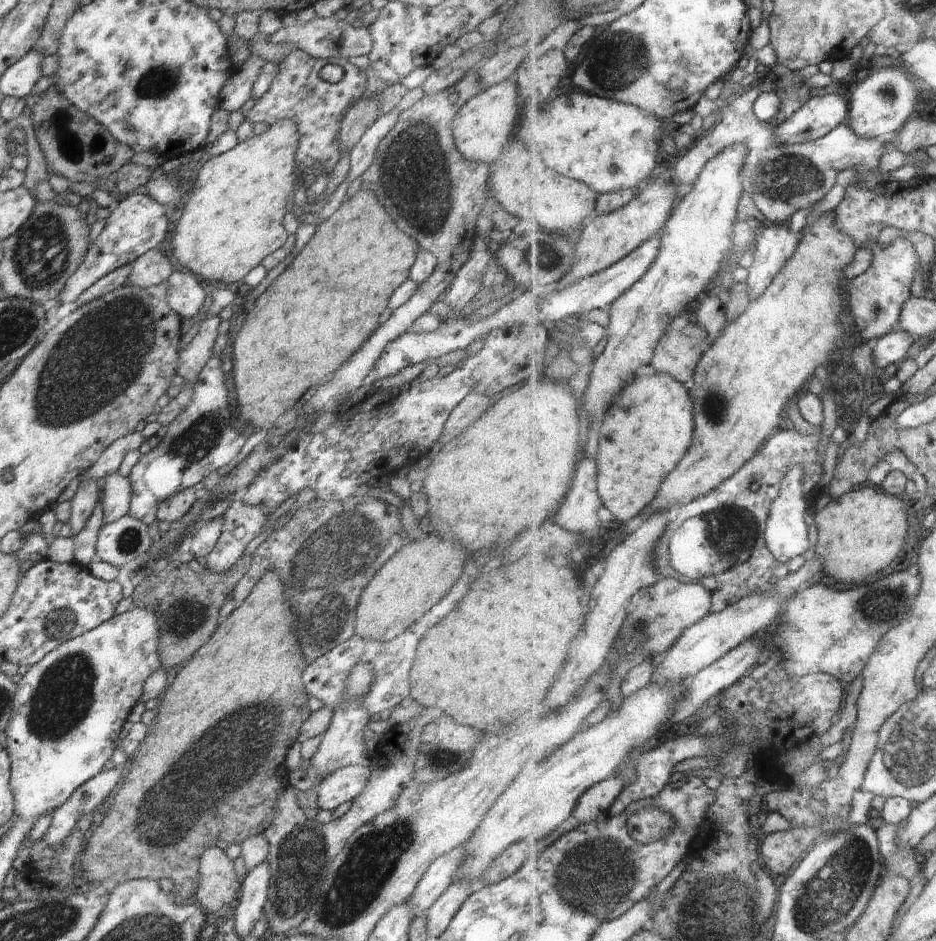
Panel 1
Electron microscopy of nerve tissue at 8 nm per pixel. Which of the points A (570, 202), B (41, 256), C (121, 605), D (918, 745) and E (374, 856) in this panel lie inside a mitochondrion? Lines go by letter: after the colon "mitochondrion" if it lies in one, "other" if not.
A: other
B: mitochondrion
C: other
D: mitochondrion
E: mitochondrion

